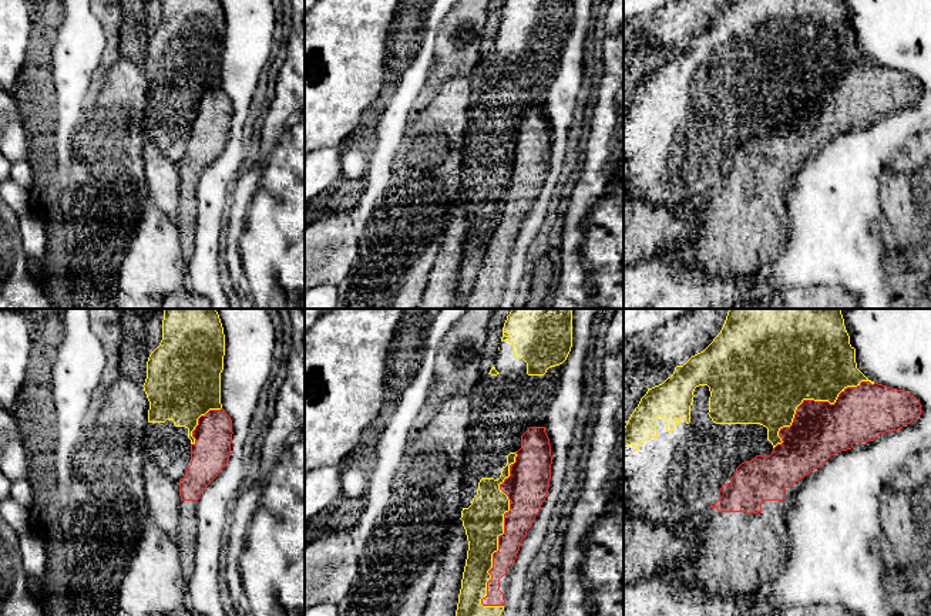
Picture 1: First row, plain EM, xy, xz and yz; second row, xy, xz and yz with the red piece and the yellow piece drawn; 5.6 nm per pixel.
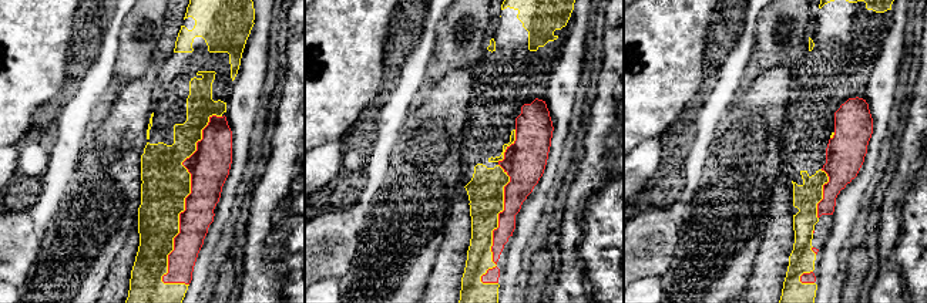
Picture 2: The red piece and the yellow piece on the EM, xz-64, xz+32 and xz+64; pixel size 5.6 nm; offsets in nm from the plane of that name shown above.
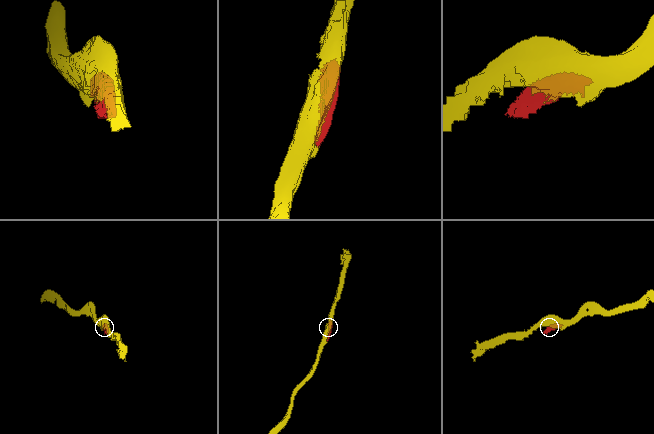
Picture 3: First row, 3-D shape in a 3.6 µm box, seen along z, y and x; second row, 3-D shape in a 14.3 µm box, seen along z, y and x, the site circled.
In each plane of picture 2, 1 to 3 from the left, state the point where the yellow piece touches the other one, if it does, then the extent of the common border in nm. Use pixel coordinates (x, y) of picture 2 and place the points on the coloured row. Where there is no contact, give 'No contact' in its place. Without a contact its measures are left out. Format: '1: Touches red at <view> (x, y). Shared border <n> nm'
1: Touches red at xz-64 (188, 195). Shared border 1000 nm
2: Touches red at xz+32 (499, 225). Shared border 700 nm
3: Touches red at xz+64 (823, 194). Shared border 280 nm

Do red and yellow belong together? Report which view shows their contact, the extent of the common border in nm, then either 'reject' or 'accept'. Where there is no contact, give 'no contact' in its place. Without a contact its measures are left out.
xz | 900 nm | reject

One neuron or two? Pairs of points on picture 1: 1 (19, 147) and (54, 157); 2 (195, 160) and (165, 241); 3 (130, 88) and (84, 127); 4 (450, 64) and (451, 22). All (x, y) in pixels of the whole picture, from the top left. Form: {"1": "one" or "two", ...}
{"1": "two", "2": "two", "3": "one", "4": "one"}

